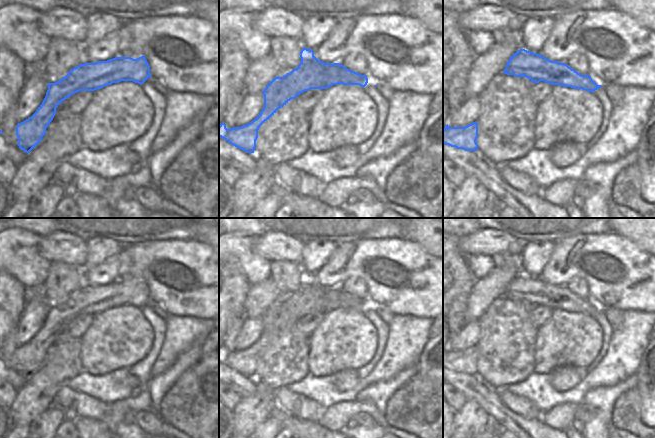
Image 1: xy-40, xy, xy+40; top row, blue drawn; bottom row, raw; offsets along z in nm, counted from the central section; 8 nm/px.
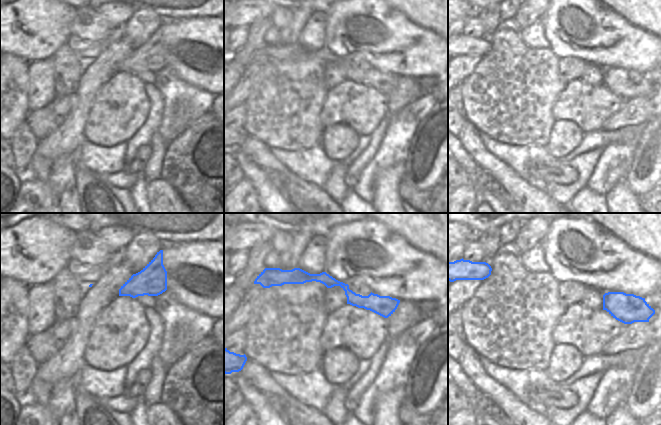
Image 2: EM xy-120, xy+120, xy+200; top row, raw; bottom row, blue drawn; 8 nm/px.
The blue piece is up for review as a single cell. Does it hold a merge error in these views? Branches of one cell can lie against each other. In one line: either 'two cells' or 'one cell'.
two cells

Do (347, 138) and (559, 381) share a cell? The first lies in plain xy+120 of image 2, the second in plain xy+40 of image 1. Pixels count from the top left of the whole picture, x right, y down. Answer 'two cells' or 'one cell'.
one cell

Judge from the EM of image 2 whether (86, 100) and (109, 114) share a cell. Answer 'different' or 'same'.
different

